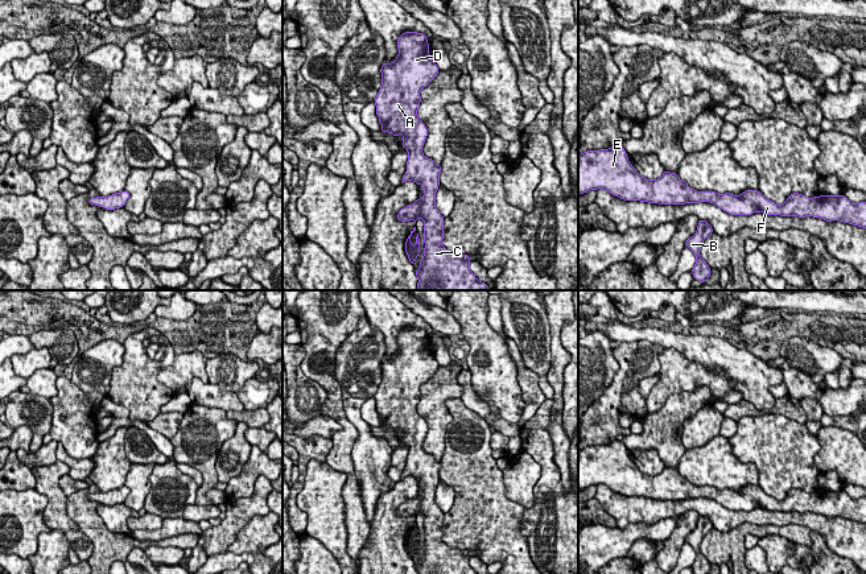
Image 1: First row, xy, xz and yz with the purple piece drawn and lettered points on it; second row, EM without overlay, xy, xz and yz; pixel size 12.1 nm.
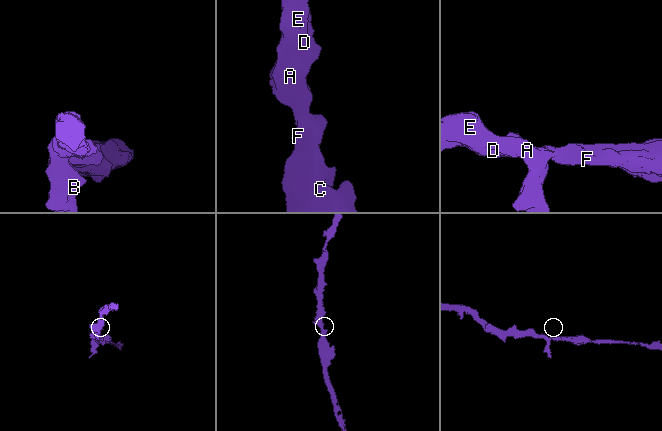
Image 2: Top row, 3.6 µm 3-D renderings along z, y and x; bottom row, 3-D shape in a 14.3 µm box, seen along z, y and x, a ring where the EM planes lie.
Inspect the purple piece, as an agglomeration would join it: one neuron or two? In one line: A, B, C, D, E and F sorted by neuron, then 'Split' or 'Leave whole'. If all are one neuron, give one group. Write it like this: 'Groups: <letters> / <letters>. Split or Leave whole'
Groups: A B C D E F. Leave whole

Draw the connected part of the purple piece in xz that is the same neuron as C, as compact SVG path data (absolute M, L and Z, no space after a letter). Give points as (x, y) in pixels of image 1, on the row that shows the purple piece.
M404 32L397 40L397 49L397 58L380 69L382 86L374 103L382 132L404 137L401 144L408 152L408 161L401 183L415 181L424 186L424 197L397 214L401 222L424 219L424 257L415 271L417 290L488 290L487 284L470 271L470 255L453 253L441 244L445 218L436 207L441 165L422 154L428 129L417 117L420 91L440 71L428 51L428 38L422 33Z

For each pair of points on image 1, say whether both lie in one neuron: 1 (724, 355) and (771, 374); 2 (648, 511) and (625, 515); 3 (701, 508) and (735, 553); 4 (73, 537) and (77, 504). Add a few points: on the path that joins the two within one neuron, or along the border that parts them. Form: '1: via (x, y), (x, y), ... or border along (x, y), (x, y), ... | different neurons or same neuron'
1: via (735, 363), (751, 374), (759, 374) | same neuron
2: via (643, 511), (630, 511) | same neuron
3: border along (746, 521), (729, 531), (713, 528) | different neurons
4: border along (79, 529), (93, 544), (93, 553), (89, 560) | different neurons

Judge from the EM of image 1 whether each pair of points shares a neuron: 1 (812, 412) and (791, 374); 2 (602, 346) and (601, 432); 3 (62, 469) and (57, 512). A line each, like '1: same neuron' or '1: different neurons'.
1: different neurons
2: different neurons
3: same neuron

